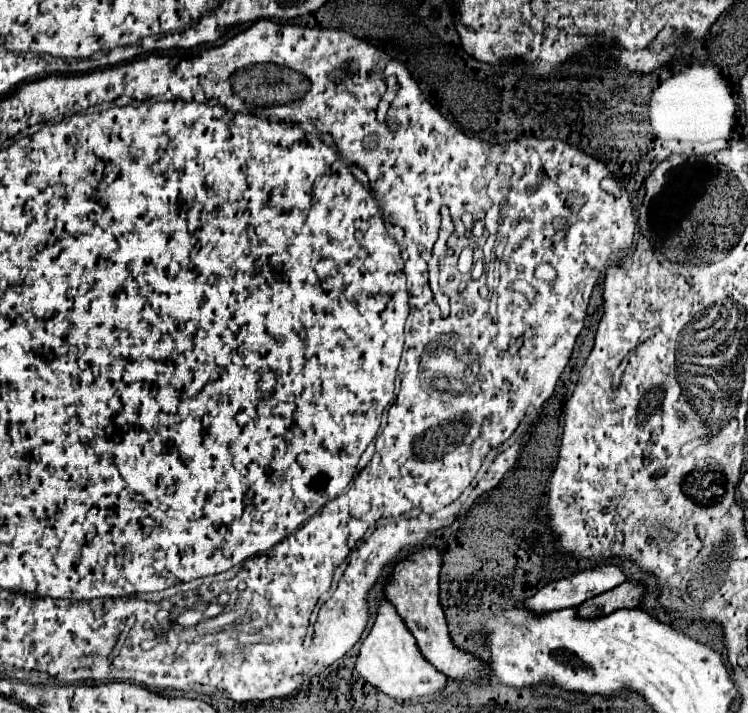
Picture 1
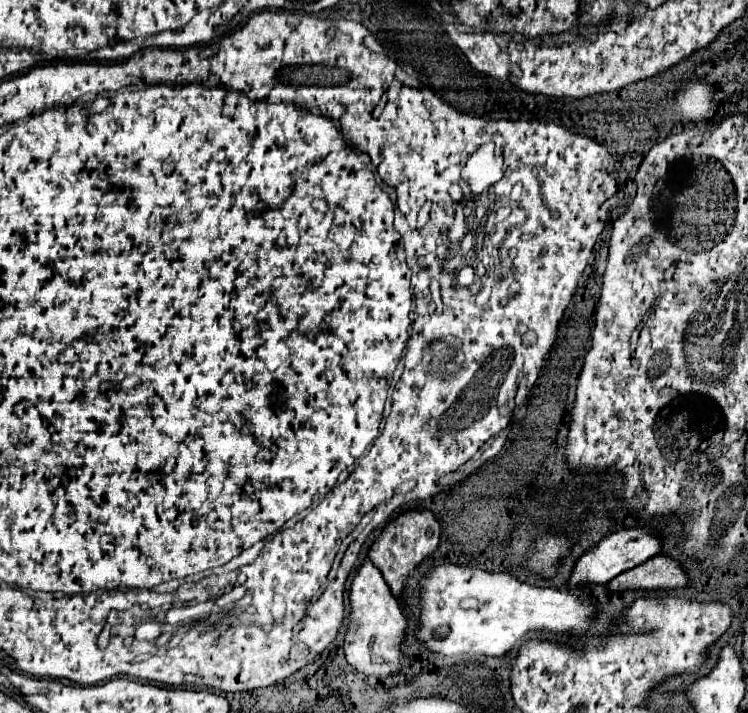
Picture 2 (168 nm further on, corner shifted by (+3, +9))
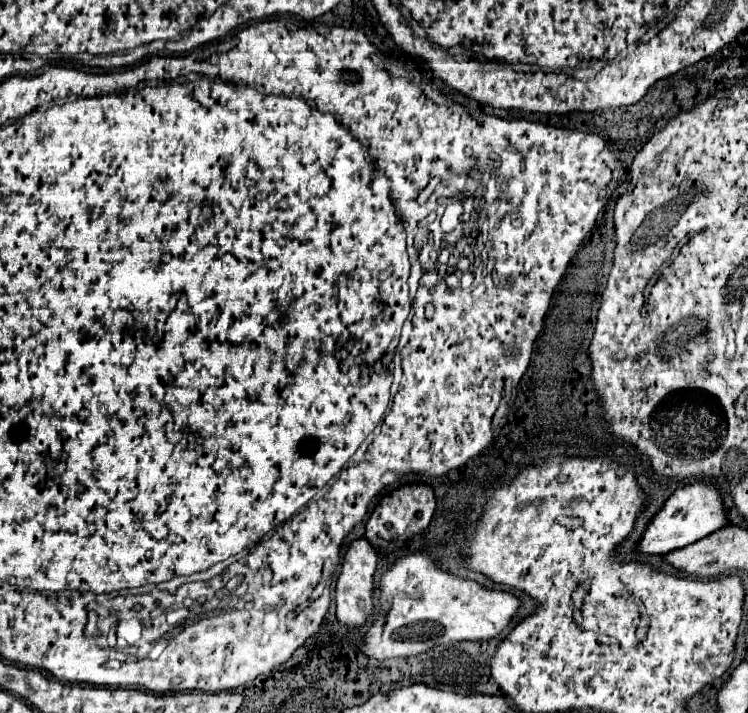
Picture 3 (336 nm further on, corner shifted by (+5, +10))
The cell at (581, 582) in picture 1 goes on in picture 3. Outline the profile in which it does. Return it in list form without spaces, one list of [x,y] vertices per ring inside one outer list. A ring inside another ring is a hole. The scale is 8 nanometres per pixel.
[[[706,480],[700,482],[692,482],[686,484],[684,488],[678,488],[668,502],[664,504],[664,508],[652,518],[652,522],[648,524],[644,538],[640,540],[638,552],[642,554],[668,554],[672,550],[684,548],[692,542],[698,542],[702,538],[706,538],[708,534],[730,526],[730,520],[726,516],[726,508],[722,502],[722,494],[720,490]]]

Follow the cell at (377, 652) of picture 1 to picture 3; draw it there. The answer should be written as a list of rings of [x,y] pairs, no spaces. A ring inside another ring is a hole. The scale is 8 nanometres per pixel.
[[[358,538],[348,544],[344,560],[342,560],[342,570],[336,582],[336,616],[338,622],[348,626],[348,628],[360,628],[364,626],[366,618],[372,612],[372,578],[376,570],[376,550],[372,550],[372,544],[366,538]]]

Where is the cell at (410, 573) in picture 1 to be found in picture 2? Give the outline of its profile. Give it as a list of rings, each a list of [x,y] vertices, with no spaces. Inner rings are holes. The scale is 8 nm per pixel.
[[[408,511],[408,513],[400,515],[398,519],[390,521],[388,527],[378,535],[376,543],[370,547],[368,557],[380,569],[380,573],[384,575],[384,579],[386,579],[390,591],[396,595],[396,599],[402,601],[402,593],[406,589],[408,575],[436,551],[436,547],[440,543],[440,531],[442,531],[440,523],[434,519],[434,515],[430,511]]]

